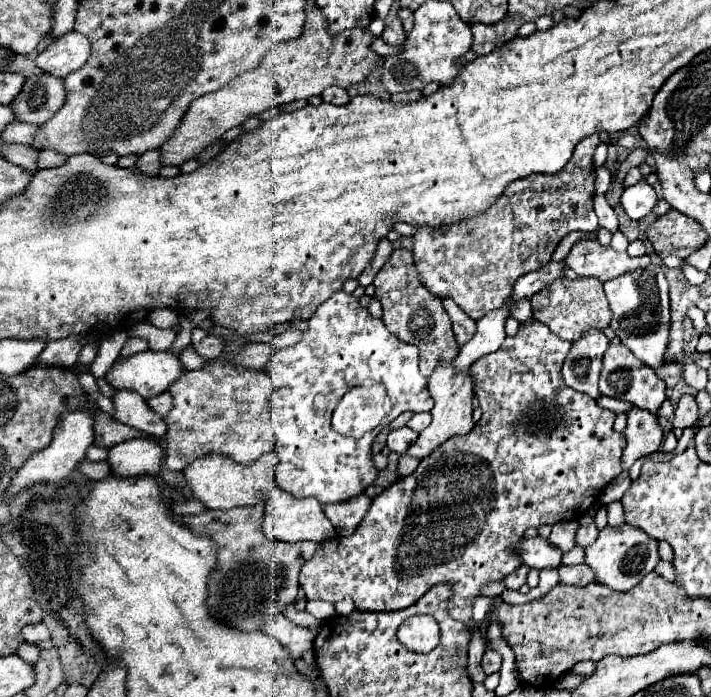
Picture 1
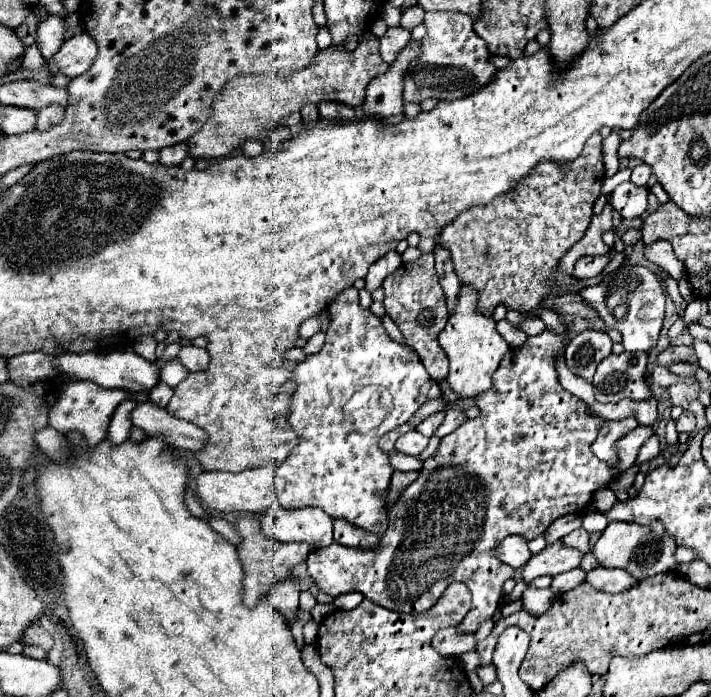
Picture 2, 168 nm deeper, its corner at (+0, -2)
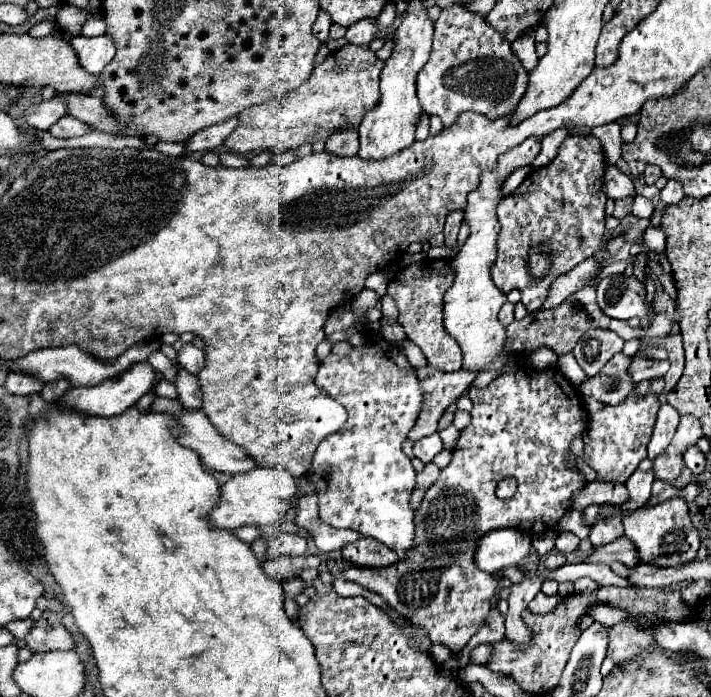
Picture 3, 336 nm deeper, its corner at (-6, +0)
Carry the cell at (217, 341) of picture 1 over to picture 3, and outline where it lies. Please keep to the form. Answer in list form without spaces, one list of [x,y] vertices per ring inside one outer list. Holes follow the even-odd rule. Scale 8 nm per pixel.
[[[185,344],[181,350],[179,350],[179,356],[177,356],[177,362],[187,368],[191,374],[197,374],[203,366],[205,366],[205,352],[195,348],[193,344]]]

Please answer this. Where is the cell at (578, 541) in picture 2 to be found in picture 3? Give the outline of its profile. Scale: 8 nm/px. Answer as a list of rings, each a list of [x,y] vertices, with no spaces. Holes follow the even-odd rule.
[[[561,532],[555,546],[561,554],[567,554],[567,552],[573,552],[579,548],[579,538],[573,532]]]

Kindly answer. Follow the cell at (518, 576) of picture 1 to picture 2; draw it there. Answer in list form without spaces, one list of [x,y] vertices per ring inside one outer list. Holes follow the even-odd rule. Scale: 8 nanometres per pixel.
[[[555,542],[551,546],[547,546],[543,552],[539,552],[537,556],[533,556],[525,568],[523,568],[523,580],[529,584],[533,578],[549,574],[549,576],[557,576],[561,572],[573,570],[581,564],[583,560],[583,552],[575,552],[573,548],[563,546],[561,542]]]

